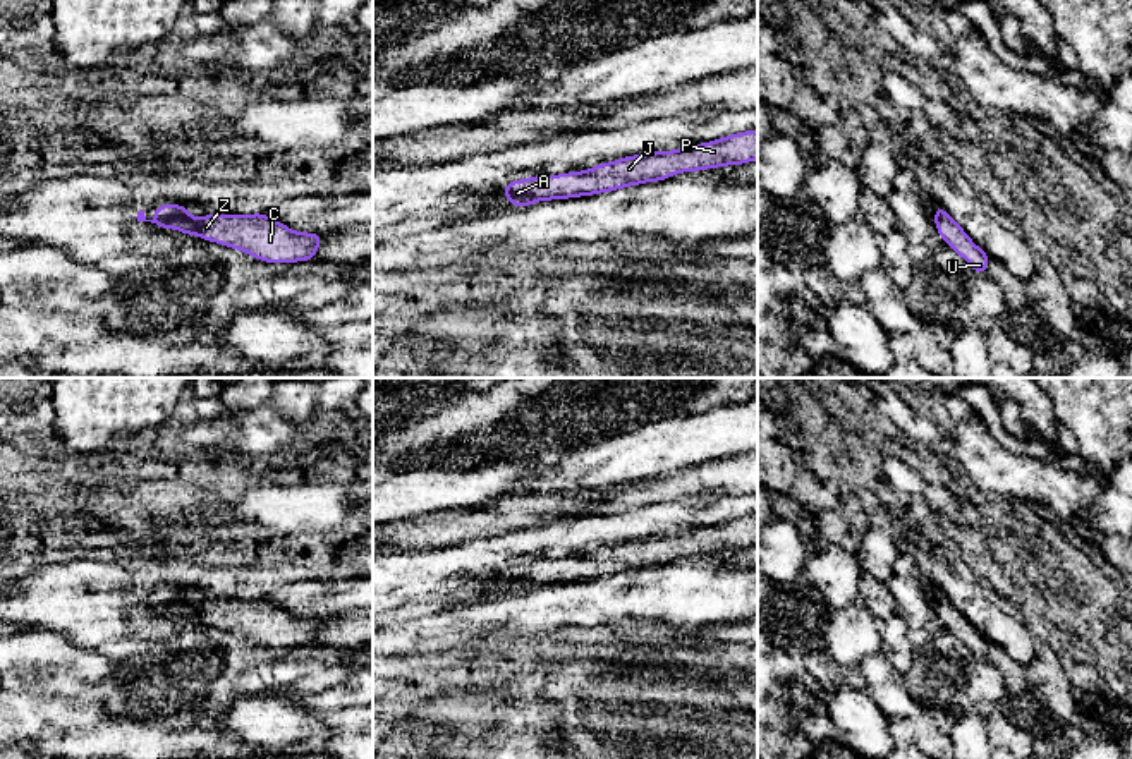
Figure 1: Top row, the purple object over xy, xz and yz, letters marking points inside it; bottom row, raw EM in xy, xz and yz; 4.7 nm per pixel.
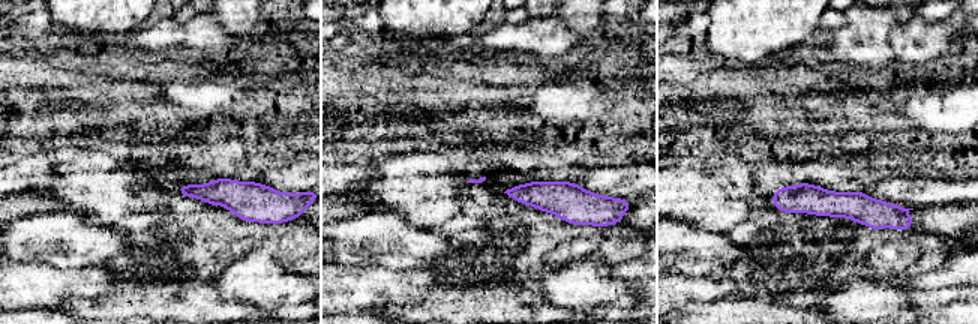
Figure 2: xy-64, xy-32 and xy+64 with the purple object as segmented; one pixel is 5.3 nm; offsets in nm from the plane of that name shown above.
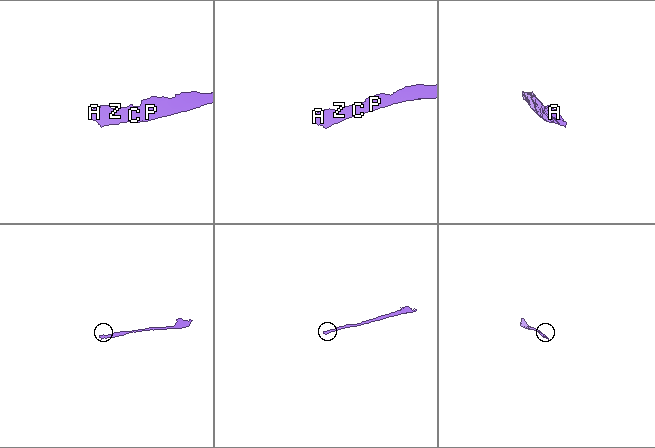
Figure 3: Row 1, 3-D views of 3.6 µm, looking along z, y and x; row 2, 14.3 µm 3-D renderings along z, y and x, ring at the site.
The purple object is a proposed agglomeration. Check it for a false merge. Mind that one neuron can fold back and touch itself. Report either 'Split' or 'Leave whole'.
Leave whole

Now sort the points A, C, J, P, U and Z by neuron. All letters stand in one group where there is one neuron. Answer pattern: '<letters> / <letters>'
A C J P U Z

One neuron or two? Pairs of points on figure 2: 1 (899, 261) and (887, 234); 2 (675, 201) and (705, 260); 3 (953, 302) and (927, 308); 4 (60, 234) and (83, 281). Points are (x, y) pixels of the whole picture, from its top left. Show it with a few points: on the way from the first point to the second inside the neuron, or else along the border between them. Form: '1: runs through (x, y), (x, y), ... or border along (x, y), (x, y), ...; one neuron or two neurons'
1: runs through (893, 255), (887, 249), (887, 240); one neuron
2: border along (672, 221), (722, 233); two neurons
3: runs through (947, 308), (933, 308); one neuron
4: border along (42, 261), (60, 267), (102, 266); two neurons

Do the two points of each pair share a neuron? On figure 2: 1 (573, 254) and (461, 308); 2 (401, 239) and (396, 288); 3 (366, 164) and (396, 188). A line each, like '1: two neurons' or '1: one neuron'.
1: two neurons
2: two neurons
3: two neurons

